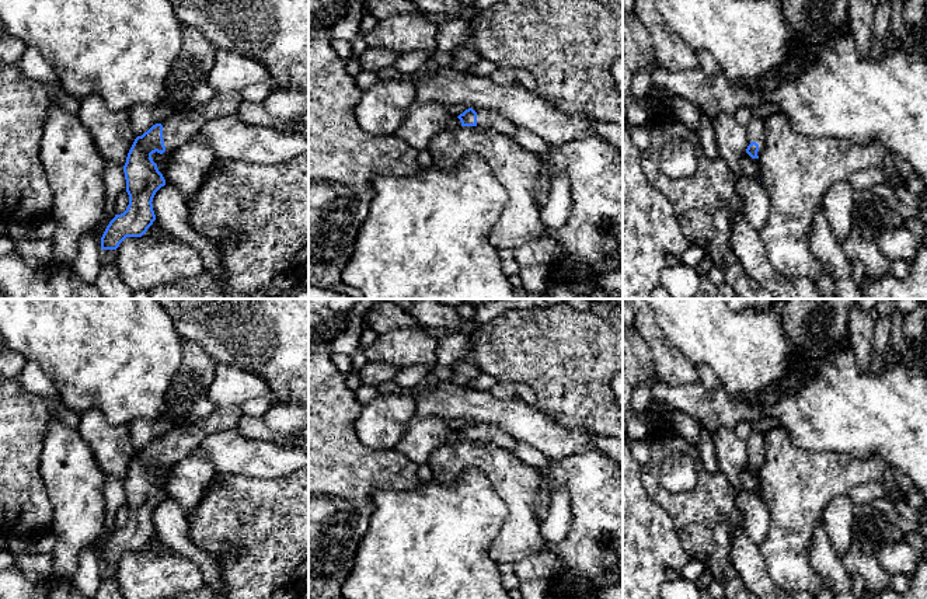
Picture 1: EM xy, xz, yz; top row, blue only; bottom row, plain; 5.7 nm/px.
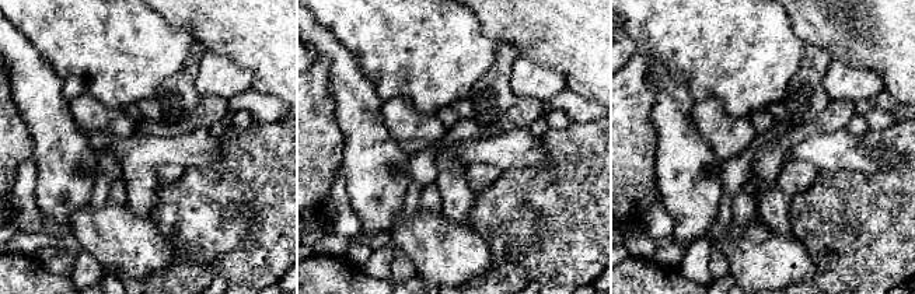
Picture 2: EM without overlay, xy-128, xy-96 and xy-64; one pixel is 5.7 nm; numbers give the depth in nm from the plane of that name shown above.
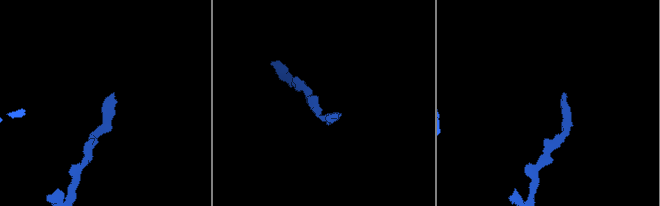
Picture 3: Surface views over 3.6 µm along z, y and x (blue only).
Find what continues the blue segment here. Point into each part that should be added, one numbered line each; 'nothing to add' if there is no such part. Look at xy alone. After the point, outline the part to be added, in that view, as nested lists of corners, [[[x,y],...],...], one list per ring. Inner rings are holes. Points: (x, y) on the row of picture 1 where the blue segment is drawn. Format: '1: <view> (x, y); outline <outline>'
1: xy (177, 129); outline [[[220,91],[205,104],[175,111],[161,122],[165,154],[170,154],[184,143],[189,142],[203,125],[213,119],[233,115],[243,102],[240,91]]]

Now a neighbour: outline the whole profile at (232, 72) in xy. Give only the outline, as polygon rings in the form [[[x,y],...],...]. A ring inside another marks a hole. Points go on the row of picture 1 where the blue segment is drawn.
[[[217,49],[208,76],[208,84],[215,93],[241,91],[248,86],[262,83],[271,83],[271,76],[261,62],[231,51]]]

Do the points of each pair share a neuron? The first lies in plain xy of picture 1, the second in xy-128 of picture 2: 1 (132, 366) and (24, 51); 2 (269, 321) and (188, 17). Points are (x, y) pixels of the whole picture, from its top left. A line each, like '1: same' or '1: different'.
1: different
2: same

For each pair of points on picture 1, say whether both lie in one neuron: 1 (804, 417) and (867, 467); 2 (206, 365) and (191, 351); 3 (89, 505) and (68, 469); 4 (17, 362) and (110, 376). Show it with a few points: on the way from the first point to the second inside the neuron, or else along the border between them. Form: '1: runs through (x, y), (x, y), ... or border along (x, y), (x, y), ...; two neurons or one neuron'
1: border along (821, 452), (878, 455), (885, 462); two neurons
2: runs through (202, 362), (195, 355); one neuron
3: runs through (80, 497), (76, 493), (72, 477); one neuron
4: border along (14, 351), (25, 361); two neurons

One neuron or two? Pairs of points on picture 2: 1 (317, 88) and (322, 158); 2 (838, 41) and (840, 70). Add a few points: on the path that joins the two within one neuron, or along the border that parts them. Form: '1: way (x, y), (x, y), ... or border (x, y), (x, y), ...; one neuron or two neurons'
1: way (317, 105), (318, 142); one neuron
2: border (833, 58), (870, 70); two neurons

